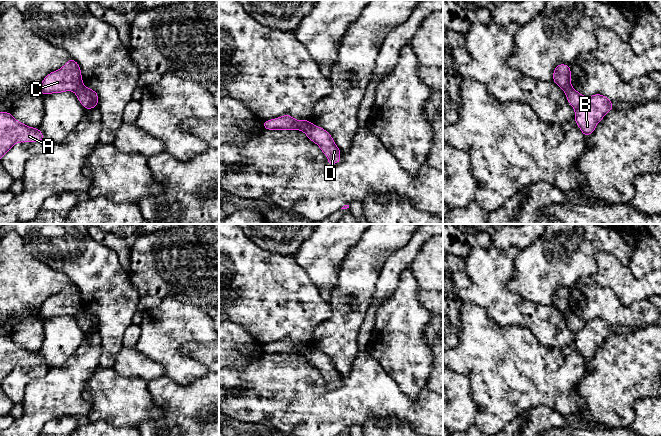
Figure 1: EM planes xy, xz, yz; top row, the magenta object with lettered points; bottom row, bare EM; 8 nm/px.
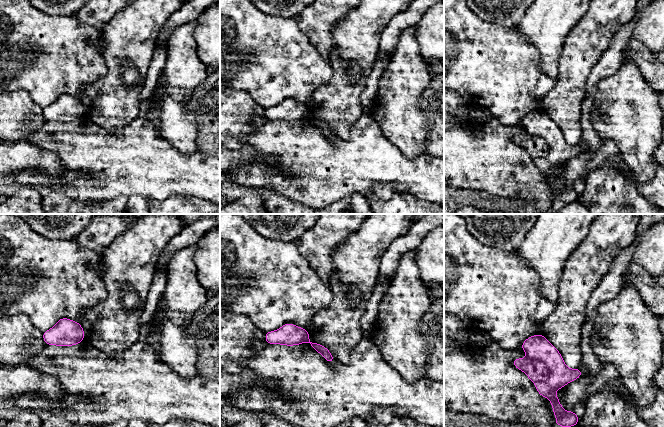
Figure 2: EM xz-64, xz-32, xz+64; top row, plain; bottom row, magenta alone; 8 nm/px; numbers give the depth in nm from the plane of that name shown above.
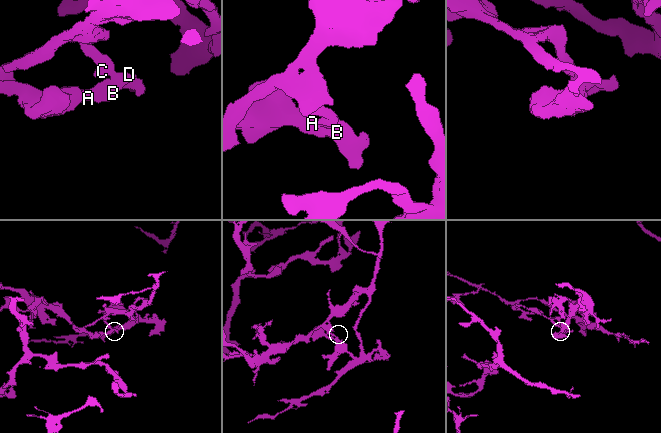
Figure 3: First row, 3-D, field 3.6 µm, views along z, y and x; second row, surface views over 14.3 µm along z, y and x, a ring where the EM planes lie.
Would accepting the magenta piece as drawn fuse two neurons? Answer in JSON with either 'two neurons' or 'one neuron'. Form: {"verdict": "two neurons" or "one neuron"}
{"verdict": "two neurons"}

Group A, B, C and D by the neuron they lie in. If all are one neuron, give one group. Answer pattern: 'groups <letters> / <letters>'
groups A B D / C

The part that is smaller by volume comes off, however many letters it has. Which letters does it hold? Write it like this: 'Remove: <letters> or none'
Remove: A, B, D

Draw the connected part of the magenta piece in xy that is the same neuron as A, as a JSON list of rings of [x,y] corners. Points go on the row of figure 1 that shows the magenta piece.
[[[0,112],[0,160],[17,142],[44,141],[38,128],[17,121],[10,112]]]

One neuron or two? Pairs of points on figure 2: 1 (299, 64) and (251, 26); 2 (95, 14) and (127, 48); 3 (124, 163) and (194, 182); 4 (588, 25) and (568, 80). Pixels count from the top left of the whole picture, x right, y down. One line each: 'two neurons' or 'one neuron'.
1: one neuron
2: two neurons
3: one neuron
4: one neuron

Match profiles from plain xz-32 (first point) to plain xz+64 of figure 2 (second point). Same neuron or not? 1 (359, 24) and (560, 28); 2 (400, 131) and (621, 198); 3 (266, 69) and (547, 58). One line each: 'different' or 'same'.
1: different
2: same
3: different

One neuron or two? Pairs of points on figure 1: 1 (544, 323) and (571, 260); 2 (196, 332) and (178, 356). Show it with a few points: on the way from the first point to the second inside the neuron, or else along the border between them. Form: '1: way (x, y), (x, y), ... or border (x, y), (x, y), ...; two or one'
1: border (529, 299), (552, 306); two
2: way (189, 335), (178, 346), (178, 349); one

